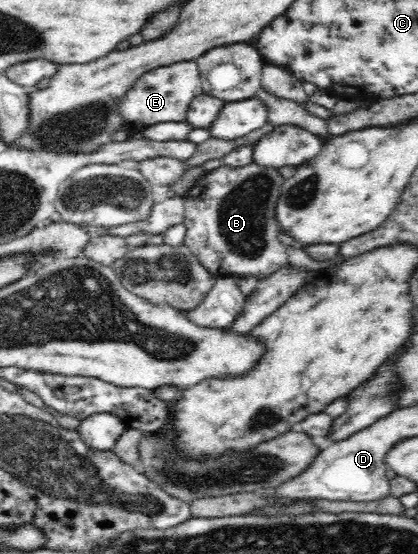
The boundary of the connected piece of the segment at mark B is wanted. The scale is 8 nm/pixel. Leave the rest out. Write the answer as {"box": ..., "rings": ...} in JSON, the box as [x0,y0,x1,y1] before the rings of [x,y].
{"box":[183,163,289,280],"rings":[[[250,163],[243,167],[221,166],[206,172],[197,180],[185,197],[186,235],[183,245],[188,247],[196,260],[212,277],[240,278],[254,276],[258,280],[269,277],[273,272],[289,264],[289,251],[279,239],[282,227],[279,225],[276,207],[285,180],[278,169],[260,167]]]}

